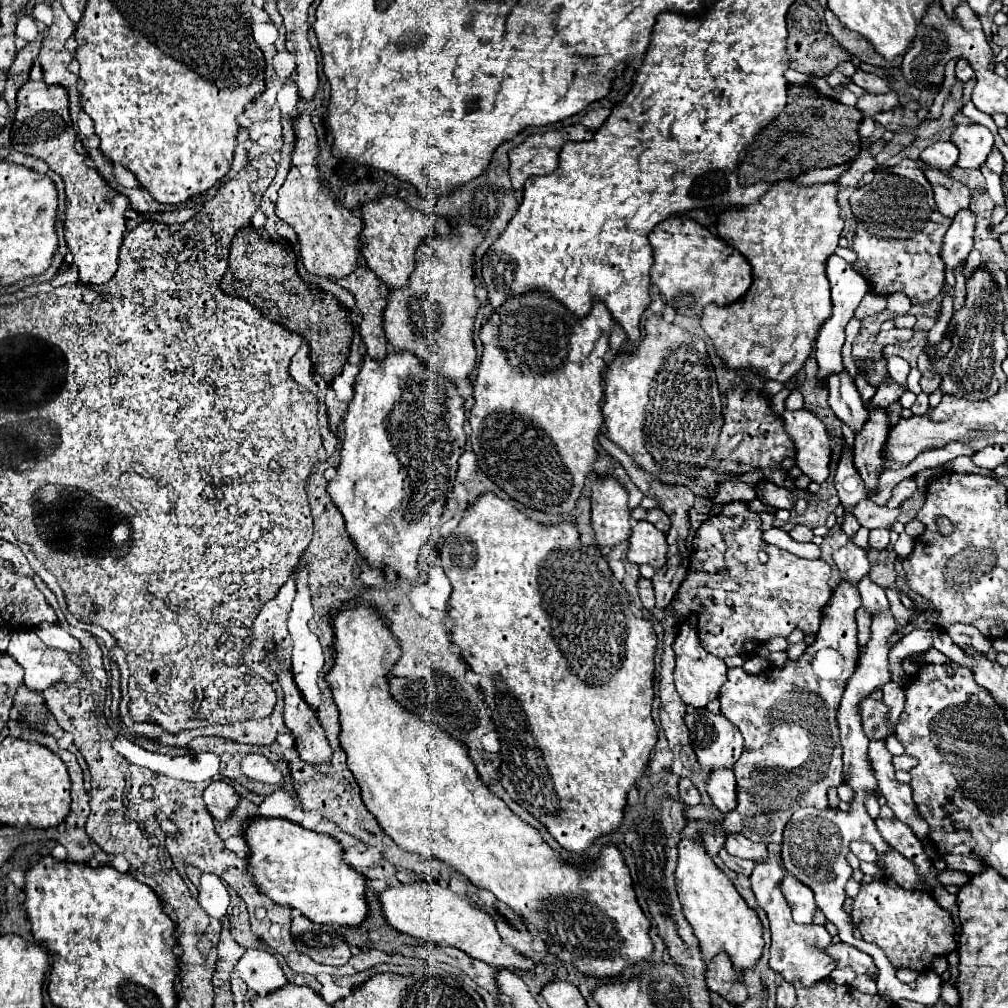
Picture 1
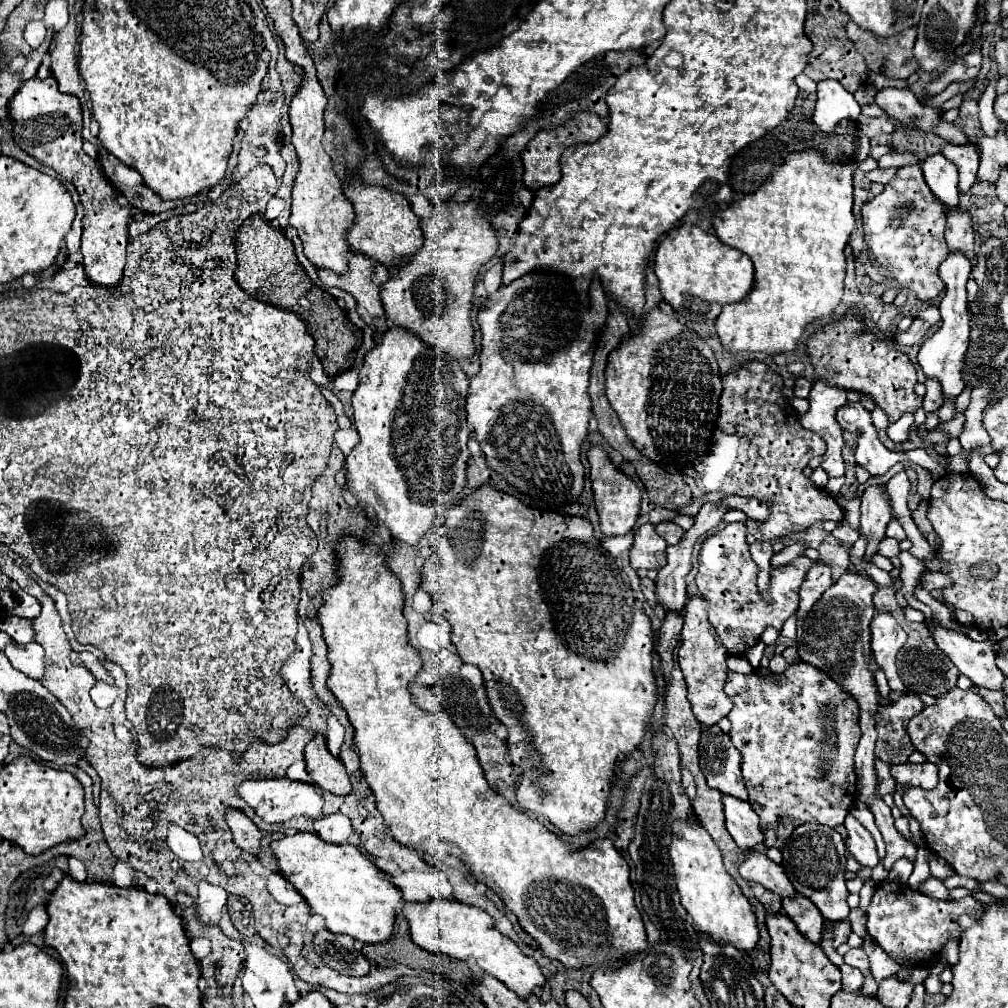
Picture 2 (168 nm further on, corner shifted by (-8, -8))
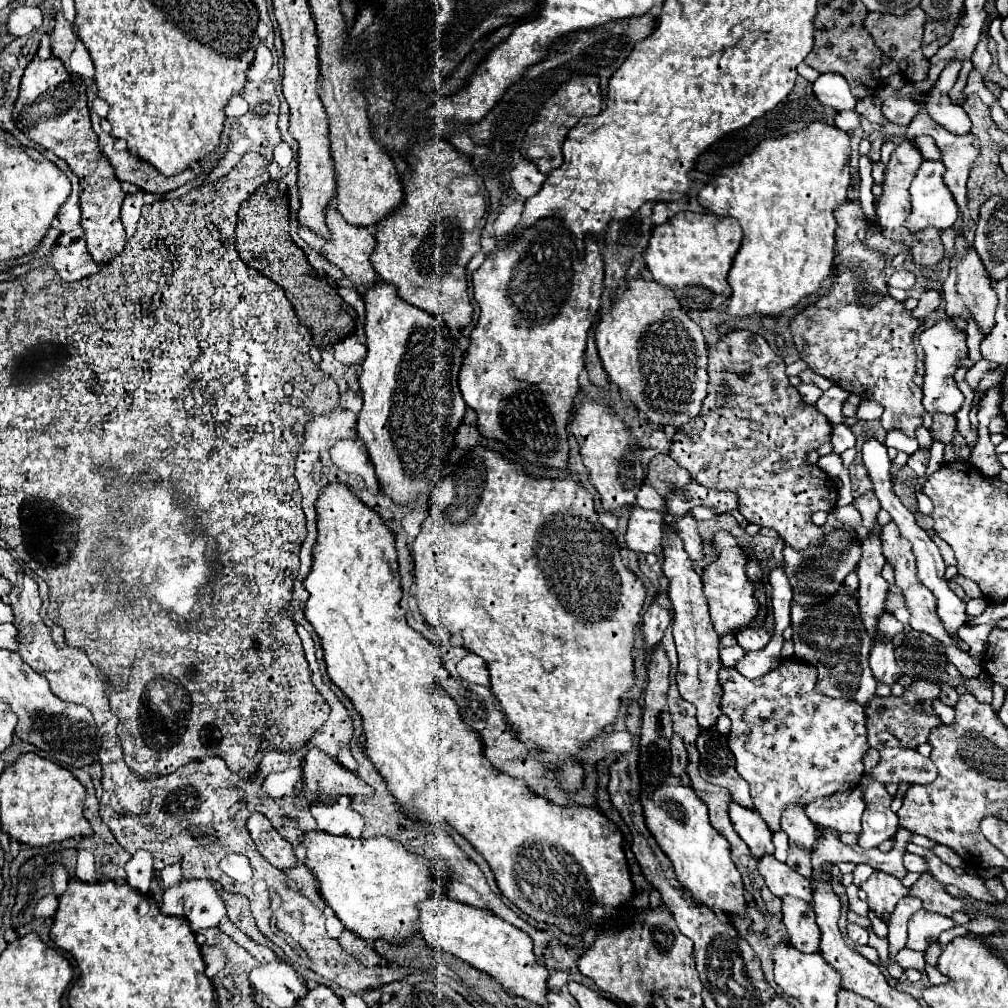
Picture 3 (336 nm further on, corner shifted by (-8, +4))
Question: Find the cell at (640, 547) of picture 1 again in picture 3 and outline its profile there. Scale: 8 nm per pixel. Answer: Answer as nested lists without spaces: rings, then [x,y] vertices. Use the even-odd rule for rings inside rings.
[[[633,507],[629,527],[625,533],[627,547],[641,555],[655,553],[657,557],[661,557],[663,553],[661,539],[663,539],[663,515],[659,511],[645,511],[641,507]]]

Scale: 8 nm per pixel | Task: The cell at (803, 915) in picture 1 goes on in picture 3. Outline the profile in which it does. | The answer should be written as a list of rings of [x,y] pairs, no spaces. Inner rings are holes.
[[[783,897],[783,923],[789,933],[791,945],[803,953],[819,951],[819,927],[811,903],[803,903],[795,897]]]

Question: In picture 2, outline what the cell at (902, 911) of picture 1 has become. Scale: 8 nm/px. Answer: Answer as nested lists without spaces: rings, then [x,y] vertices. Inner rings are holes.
[[[883,881],[875,887],[871,905],[867,909],[867,933],[899,965],[925,967],[947,941],[959,939],[963,931],[959,927],[959,915],[979,917],[983,915],[983,903],[979,903],[971,895],[953,903],[941,899],[937,901],[933,897],[923,895],[921,891],[911,891],[911,887],[903,883]]]

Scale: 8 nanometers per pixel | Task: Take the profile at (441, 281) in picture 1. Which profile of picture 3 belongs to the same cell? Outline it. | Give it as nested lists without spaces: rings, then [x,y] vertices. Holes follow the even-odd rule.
[[[431,141],[431,143],[419,143],[419,145],[411,145],[411,153],[417,157],[417,163],[411,167],[411,179],[403,179],[403,191],[405,191],[405,203],[401,205],[399,211],[395,211],[393,215],[389,215],[387,219],[383,219],[379,223],[379,227],[375,227],[375,239],[377,239],[377,247],[375,247],[375,253],[371,255],[371,263],[377,271],[377,275],[393,285],[397,289],[397,295],[403,297],[407,303],[411,303],[413,307],[419,307],[431,315],[437,315],[441,317],[451,329],[465,329],[469,327],[471,323],[471,315],[473,315],[473,305],[469,301],[469,295],[467,295],[467,263],[471,261],[471,257],[475,253],[481,251],[481,229],[485,227],[485,221],[487,221],[487,199],[485,199],[485,187],[483,187],[483,179],[473,171],[471,167],[471,161],[467,155],[463,155],[461,151],[457,151],[451,143],[447,141]]]

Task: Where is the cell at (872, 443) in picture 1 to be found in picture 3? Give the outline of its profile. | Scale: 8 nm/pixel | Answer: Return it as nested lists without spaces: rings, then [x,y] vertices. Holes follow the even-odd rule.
[[[869,531],[869,535],[861,541],[861,561],[859,561],[859,607],[861,607],[861,619],[871,635],[875,639],[877,631],[877,619],[885,611],[885,597],[889,583],[881,577],[881,569],[885,565],[881,543],[879,543],[881,531]]]

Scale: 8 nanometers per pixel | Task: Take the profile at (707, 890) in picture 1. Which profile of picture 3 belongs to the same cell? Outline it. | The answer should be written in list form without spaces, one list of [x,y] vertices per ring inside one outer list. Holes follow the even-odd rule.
[[[667,777],[655,791],[641,791],[641,805],[649,831],[673,863],[675,877],[685,891],[689,891],[699,905],[723,911],[725,915],[745,917],[747,899],[741,873],[729,857],[727,839],[711,827],[707,805],[695,795],[695,791],[683,785],[681,779]]]

